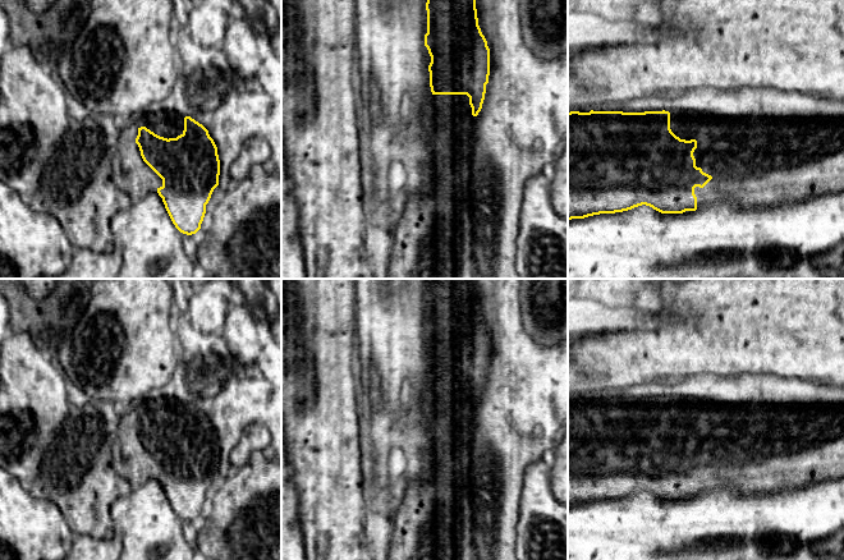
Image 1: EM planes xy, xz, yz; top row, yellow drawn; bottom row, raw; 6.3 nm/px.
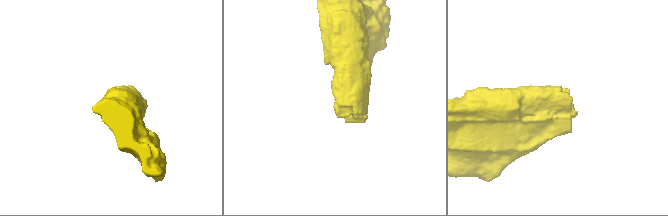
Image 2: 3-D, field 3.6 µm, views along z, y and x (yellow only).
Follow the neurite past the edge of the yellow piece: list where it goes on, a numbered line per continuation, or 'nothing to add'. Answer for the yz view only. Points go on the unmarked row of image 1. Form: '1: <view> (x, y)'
1: yz (756, 449)

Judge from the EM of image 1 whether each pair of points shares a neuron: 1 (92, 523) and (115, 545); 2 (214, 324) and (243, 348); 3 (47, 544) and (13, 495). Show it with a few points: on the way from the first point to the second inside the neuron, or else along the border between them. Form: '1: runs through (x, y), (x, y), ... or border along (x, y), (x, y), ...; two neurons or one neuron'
1: border along (85, 533), (96, 538), (111, 538), (115, 536); two neurons
2: border along (228, 311), (221, 329); two neurons
3: runs through (36, 532), (13, 506); one neuron

